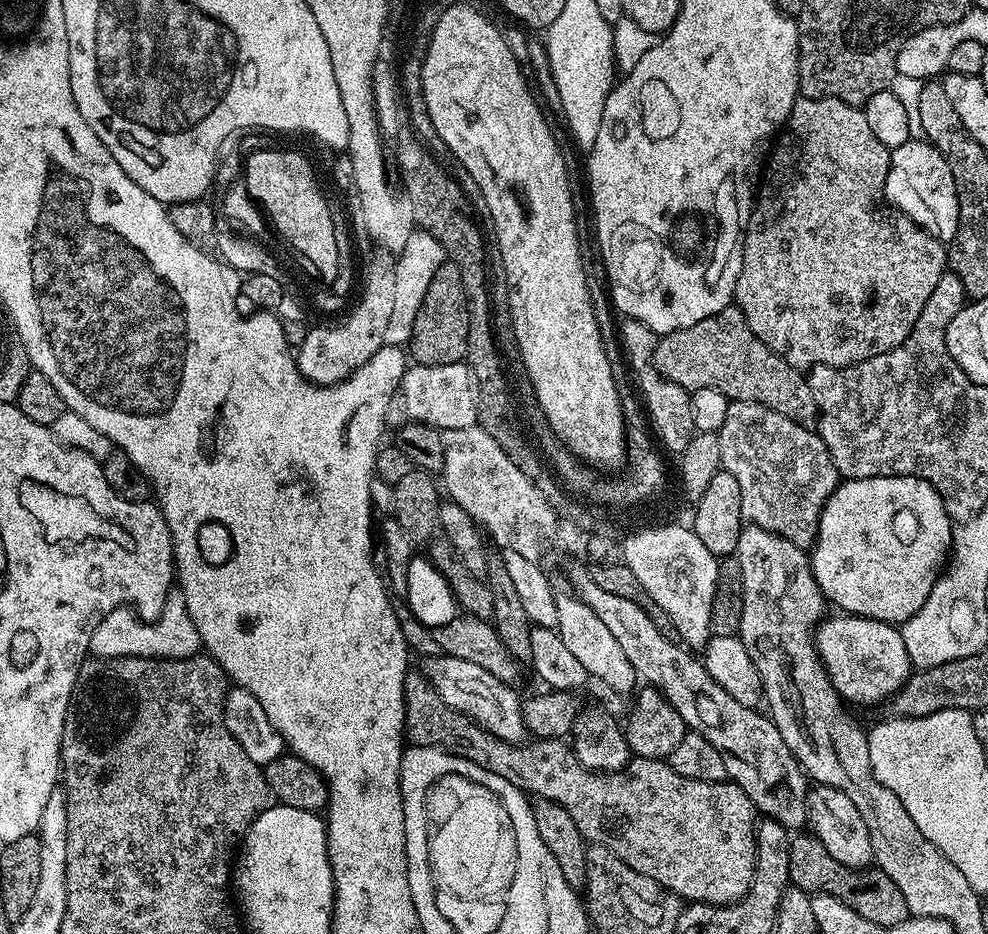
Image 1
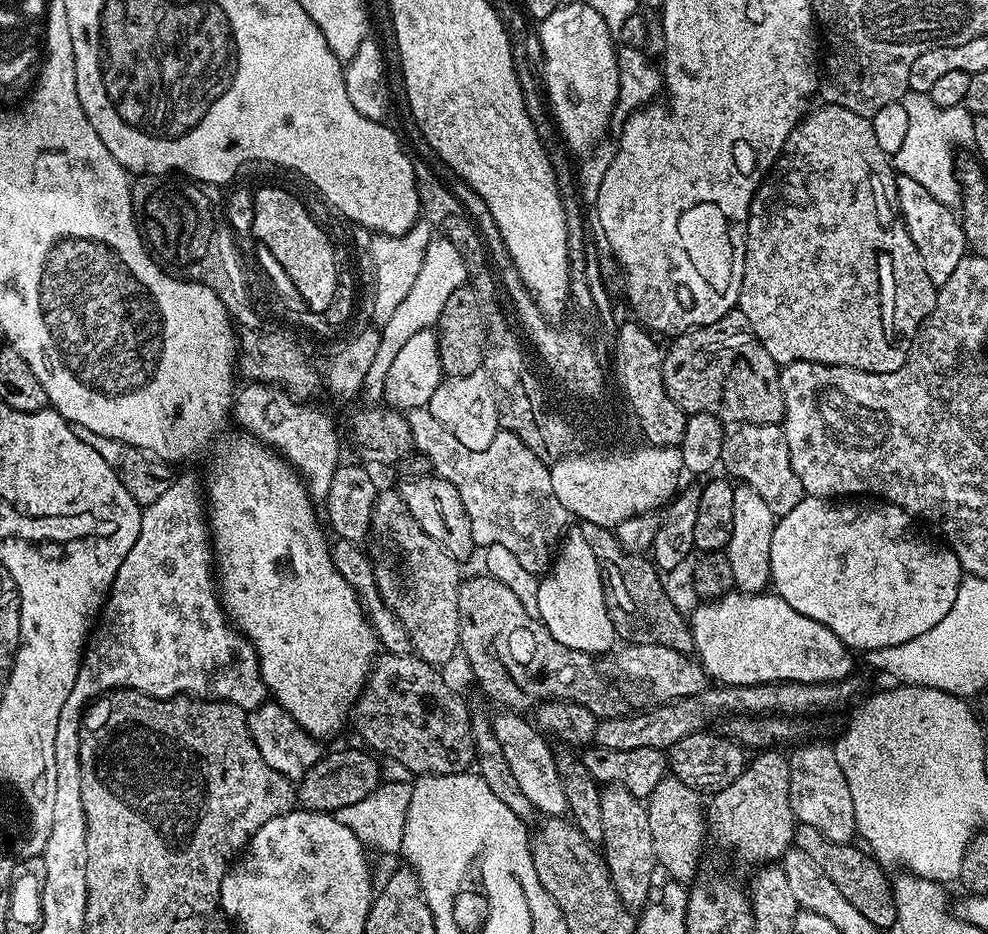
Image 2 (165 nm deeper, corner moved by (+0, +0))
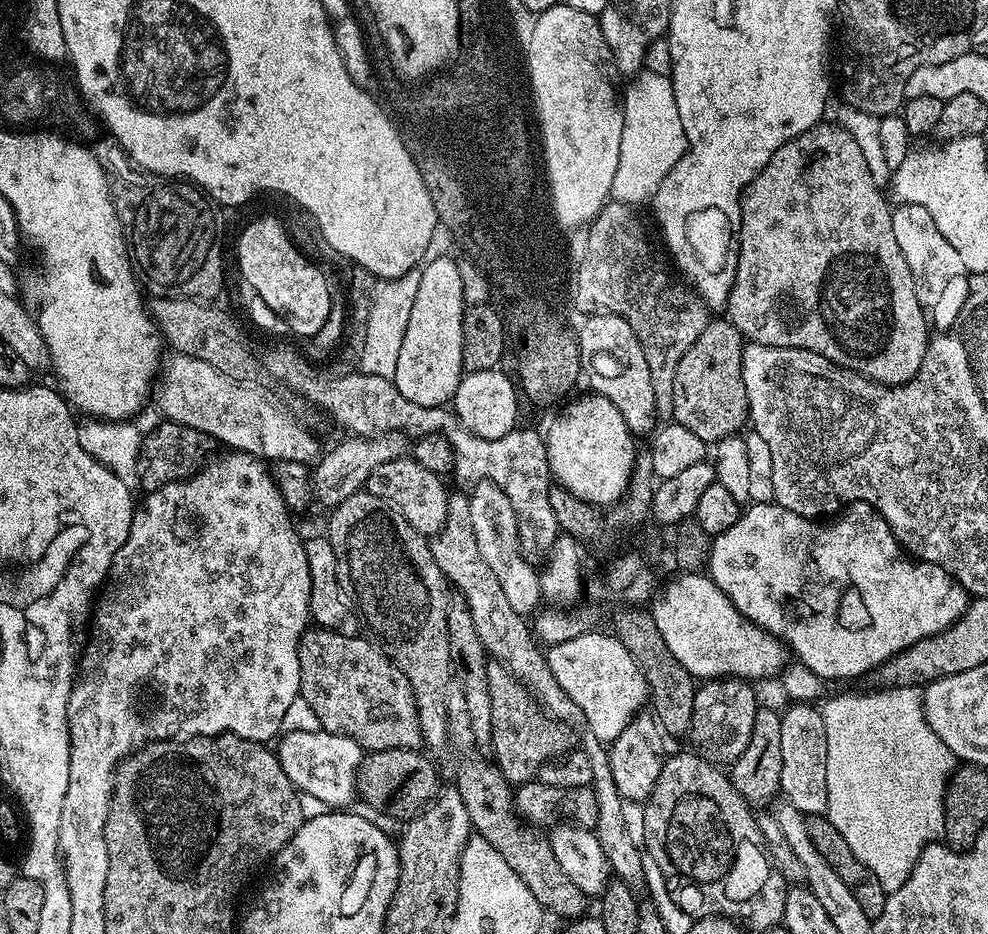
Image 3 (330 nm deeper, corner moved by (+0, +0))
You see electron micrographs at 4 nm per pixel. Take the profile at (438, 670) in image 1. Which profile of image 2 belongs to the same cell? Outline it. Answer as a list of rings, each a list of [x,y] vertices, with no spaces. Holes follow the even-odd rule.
[[[500,710],[497,716],[491,717],[492,729],[501,744],[502,750],[506,750],[506,762],[510,762],[510,770],[514,778],[518,781],[518,786],[522,786],[522,794],[530,798],[537,813],[548,818],[560,818],[568,812],[566,794],[562,794],[562,782],[558,778],[556,763],[552,757],[553,745],[548,745],[545,733],[537,727],[530,719],[525,718],[519,711]]]

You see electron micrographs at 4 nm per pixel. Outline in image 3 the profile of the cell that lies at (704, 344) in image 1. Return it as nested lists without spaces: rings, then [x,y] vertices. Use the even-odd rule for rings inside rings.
[[[727,318],[709,319],[706,330],[694,338],[694,346],[682,354],[682,362],[678,362],[678,370],[674,374],[674,410],[671,419],[677,424],[686,426],[686,430],[698,434],[705,445],[715,445],[716,441],[739,433],[743,424],[749,423],[748,399],[746,386],[742,378],[742,353],[744,353],[745,339],[740,331]]]

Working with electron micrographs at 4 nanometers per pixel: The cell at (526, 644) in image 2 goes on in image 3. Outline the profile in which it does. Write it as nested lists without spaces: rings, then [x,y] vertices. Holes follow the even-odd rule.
[[[490,660],[487,664],[487,685],[490,686],[491,710],[491,751],[500,773],[514,786],[519,786],[537,777],[537,772],[544,761],[556,755],[562,742],[566,740],[563,727],[541,717],[532,699],[524,693],[521,685],[512,678],[506,667],[500,662]]]

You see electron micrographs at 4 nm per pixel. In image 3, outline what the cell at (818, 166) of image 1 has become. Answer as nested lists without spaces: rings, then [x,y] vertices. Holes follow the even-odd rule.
[[[821,122],[810,130],[795,136],[790,142],[778,146],[770,158],[770,162],[753,178],[740,197],[740,249],[738,250],[738,270],[734,274],[732,289],[726,305],[727,319],[740,331],[745,341],[762,346],[782,346],[783,348],[801,348],[814,354],[822,354],[839,368],[849,368],[868,377],[876,384],[895,386],[905,384],[918,374],[922,366],[922,358],[926,358],[930,331],[928,320],[924,317],[925,305],[918,302],[918,294],[914,286],[914,278],[910,274],[910,266],[906,266],[906,258],[902,258],[902,249],[894,239],[894,222],[892,208],[887,195],[882,193],[881,185],[874,182],[870,174],[870,166],[866,166],[866,158],[862,158],[862,150],[858,150],[858,142],[850,138],[846,129],[839,123]]]

